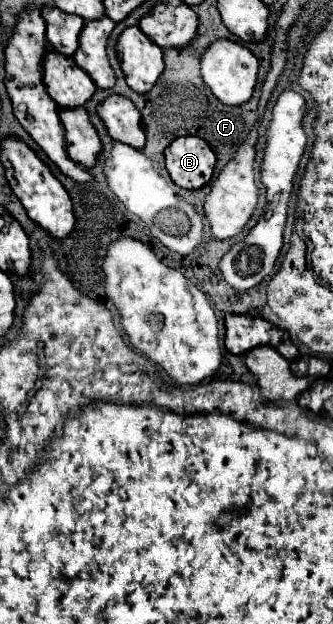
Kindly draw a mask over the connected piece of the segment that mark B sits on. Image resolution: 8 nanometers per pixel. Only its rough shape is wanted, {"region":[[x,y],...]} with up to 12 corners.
{"region":[[178,137],[166,169],[184,189],[210,183],[216,153],[200,137]]}

